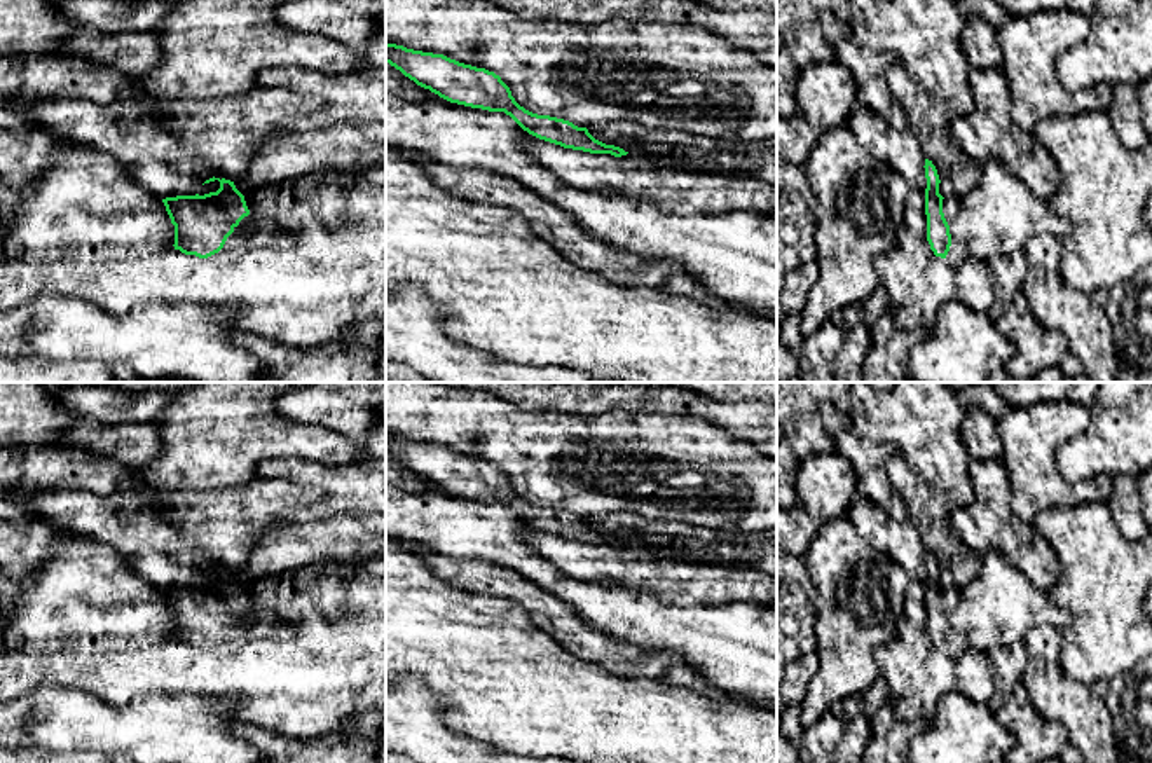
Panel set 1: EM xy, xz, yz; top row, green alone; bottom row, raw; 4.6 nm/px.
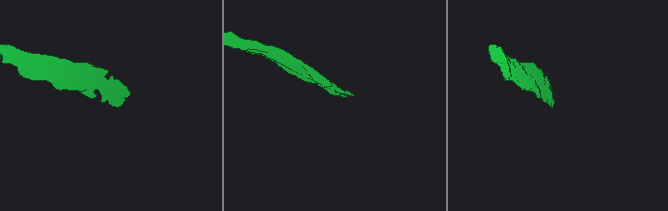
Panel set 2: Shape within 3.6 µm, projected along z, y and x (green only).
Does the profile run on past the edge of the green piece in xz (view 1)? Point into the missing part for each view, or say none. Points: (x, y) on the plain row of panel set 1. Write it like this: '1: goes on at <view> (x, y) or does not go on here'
1: does not go on here

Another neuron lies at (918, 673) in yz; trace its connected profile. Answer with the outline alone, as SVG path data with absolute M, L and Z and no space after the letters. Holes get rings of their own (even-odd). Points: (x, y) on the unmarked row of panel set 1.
M911 580L897 629L874 650L874 658L902 723L929 725L937 700L948 691L960 691L977 704L988 704L995 691L988 651L969 646L951 656L930 641L925 581Z

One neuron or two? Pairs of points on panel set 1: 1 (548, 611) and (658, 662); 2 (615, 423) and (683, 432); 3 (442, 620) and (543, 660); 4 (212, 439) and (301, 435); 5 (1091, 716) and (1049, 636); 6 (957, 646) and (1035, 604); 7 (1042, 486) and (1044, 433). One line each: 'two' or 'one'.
1: one
2: one
3: one
4: one
5: one
6: two
7: one

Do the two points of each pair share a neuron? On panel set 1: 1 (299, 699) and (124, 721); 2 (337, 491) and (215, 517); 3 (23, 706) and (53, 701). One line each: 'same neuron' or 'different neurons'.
1: different neurons
2: different neurons
3: different neurons

